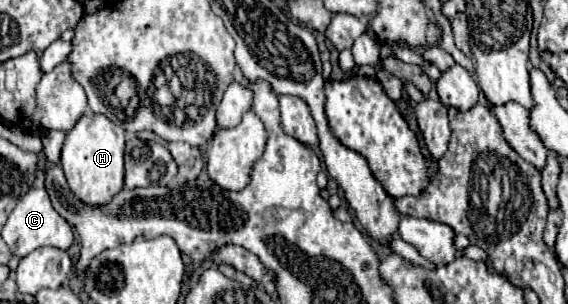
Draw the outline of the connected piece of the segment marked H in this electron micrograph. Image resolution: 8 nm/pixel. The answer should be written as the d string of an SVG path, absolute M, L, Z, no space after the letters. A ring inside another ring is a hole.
M95 112L81 116L81 120L77 120L77 124L67 132L61 150L61 166L71 192L85 204L107 204L123 188L123 150L123 128L117 128L117 124L113 124L107 116Z

